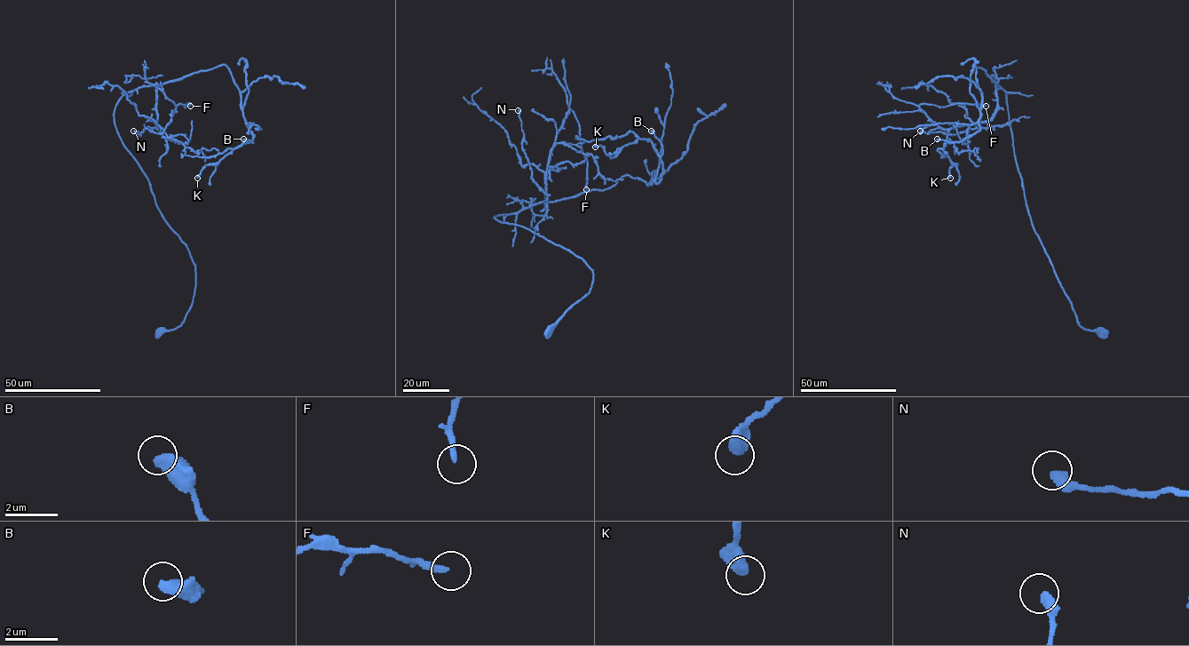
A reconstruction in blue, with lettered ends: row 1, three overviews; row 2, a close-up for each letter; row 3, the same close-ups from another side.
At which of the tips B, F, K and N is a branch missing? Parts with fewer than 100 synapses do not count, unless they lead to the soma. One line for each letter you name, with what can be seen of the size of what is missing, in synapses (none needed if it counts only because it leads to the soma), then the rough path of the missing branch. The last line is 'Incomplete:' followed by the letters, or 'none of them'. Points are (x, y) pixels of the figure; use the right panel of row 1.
Incomplete: none of them

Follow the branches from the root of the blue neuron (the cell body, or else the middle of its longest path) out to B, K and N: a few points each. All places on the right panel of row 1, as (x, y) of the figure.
B: (1102, 332), (1079, 324), (1032, 226), (1006, 93), (986, 70), (973, 65), (980, 129), (959, 142), (937, 139)
K: (1102, 332), (1078, 322), (1032, 226), (1006, 93), (974, 65), (980, 129), (945, 144), (956, 164), (950, 178)
N: (1102, 332), (1079, 324), (1032, 226), (1005, 91), (995, 85), (997, 111), (986, 128), (957, 134), (920, 131)

